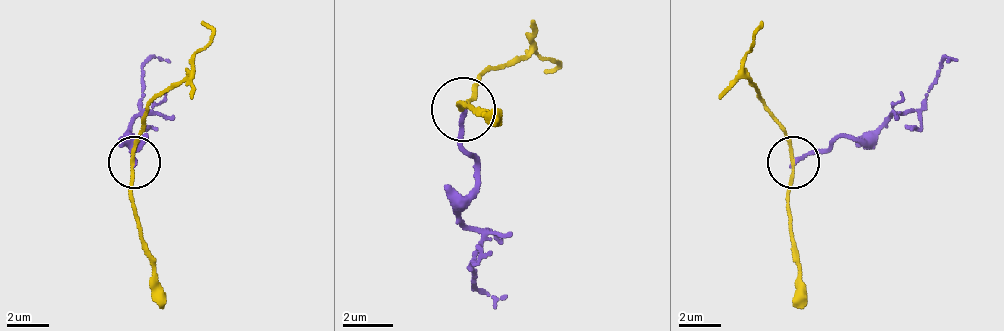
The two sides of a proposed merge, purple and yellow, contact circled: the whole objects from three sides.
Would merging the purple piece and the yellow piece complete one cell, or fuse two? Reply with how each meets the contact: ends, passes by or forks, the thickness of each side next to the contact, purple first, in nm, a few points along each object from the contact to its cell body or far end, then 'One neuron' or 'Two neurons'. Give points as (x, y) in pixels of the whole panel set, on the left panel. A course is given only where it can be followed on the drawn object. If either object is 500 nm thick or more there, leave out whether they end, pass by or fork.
At the ring purple ends. At the ring yellow passes by. Thickness 180 nm (purple) against 150 nm. Course of purple: (132, 161), (143, 134), (143, 140), (132, 134), (148, 113), (143, 66), (153, 56), (169, 61). Course of yellow: (132, 161), (143, 113), (185, 77), (211, 40), (201, 19). Two neurons

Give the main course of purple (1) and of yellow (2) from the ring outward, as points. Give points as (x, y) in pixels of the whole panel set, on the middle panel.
1: (461, 111), (461, 142), (474, 168), (474, 193), (461, 206), (480, 250), (474, 288), (506, 301)
2: (461, 111), (474, 85), (525, 54), (556, 60), (544, 73)

